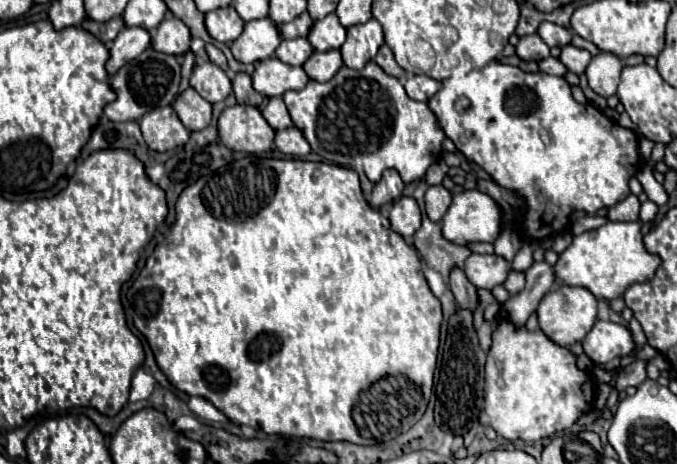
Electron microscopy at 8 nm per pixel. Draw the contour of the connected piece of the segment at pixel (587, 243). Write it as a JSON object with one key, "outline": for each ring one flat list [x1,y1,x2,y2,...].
{"outline":[[609,221,599,229,585,231,573,237,571,245,563,253,559,253,559,259,553,265,553,273,555,273,555,283,585,287,597,299,613,301,621,297,629,285,651,281,655,277,659,263,661,263,659,257,645,249,639,221,627,221,627,223]]}

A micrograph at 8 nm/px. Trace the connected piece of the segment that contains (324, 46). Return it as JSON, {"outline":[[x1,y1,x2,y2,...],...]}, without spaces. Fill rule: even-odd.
{"outline":[[329,13,325,19,319,19,313,23,307,39,313,45,313,49,321,53,339,49,345,41,345,27,339,23,335,13]]}

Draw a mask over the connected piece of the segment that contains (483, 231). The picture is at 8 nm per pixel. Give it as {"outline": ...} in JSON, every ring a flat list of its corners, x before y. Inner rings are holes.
{"outline":[[477,189,461,191,453,195,451,207,441,219,441,227,451,243,493,243,499,237,499,217,499,207,489,195]]}

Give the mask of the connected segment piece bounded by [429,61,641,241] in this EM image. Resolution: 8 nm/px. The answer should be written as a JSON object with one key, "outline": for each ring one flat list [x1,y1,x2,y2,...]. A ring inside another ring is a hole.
{"outline":[[491,61,487,67,465,77,447,77,429,105,433,107,433,113,437,115,445,135,457,145,459,153,483,167,497,185,525,199,529,207,521,221,525,239,541,241,555,237,567,229,573,211,595,215,601,209,609,209,617,201,623,201,627,195,631,195,629,179,641,165,639,135,633,129,613,123,591,103,577,103,571,97,569,83,563,77,523,73,519,67],[463,95,471,101,471,105,467,111,457,113,453,111,453,103]]}

